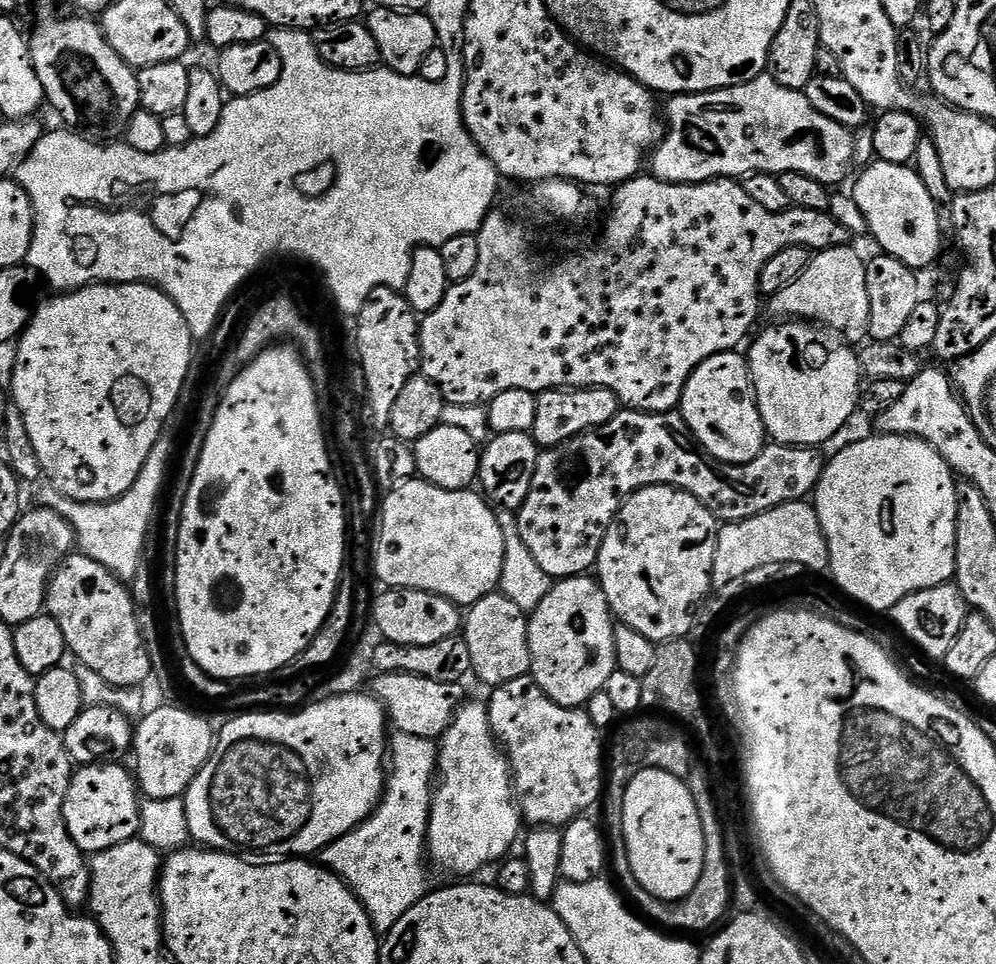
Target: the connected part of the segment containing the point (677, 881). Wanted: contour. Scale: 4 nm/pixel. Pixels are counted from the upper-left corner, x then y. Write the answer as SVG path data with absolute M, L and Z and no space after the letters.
M643 768L632 775L632 781L624 787L624 805L622 822L624 823L623 851L630 862L634 878L654 898L665 902L675 902L686 898L694 886L704 865L704 835L702 818L698 818L698 806L695 795L687 783L680 781L675 772L661 768Z

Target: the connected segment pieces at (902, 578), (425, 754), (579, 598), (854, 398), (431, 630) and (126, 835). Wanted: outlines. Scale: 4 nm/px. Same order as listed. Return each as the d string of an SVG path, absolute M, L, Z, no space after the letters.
M875 435L846 445L825 463L814 493L814 507L828 540L828 563L837 586L858 603L888 614L902 598L947 584L955 577L958 480L942 454L924 440Z
M393 731L390 736L390 771L380 805L354 831L347 832L318 853L319 863L339 876L359 898L377 933L387 934L394 922L398 922L410 906L417 904L430 891L426 845L437 776L437 741Z
M585 574L571 576L568 580L555 581L550 594L546 594L546 598L542 598L542 602L538 602L536 609L528 616L532 679L538 682L540 689L550 699L562 706L578 708L587 705L588 700L594 698L594 694L604 690L610 674L618 671L614 642L616 629L612 608L608 605L606 594L600 588L599 579Z
M784 323L788 324L766 329L756 341L751 341L752 349L746 352L764 431L777 444L824 446L847 426L852 415L857 415L862 391L860 357L847 343L823 344L811 323Z
M388 588L377 598L376 605L374 603L371 605L370 620L371 623L376 623L376 628L381 632L384 640L402 646L434 646L434 642L442 642L442 638L450 638L461 631L462 608L442 594L413 588Z
M97 762L73 771L64 803L64 821L70 838L85 854L110 850L110 846L137 839L142 800L133 773L124 766L120 762Z

